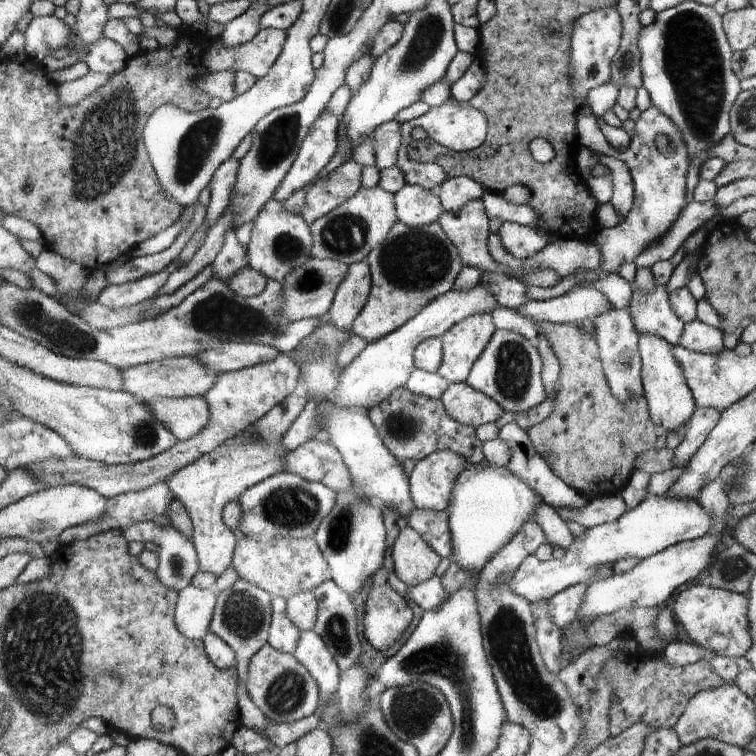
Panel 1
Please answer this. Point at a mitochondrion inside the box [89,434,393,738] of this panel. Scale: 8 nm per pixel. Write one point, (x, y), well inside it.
(291, 507)

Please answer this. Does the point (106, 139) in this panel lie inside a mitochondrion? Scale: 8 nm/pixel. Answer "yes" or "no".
yes

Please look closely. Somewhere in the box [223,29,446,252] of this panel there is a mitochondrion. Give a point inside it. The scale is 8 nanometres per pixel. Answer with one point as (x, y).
(277, 142)

